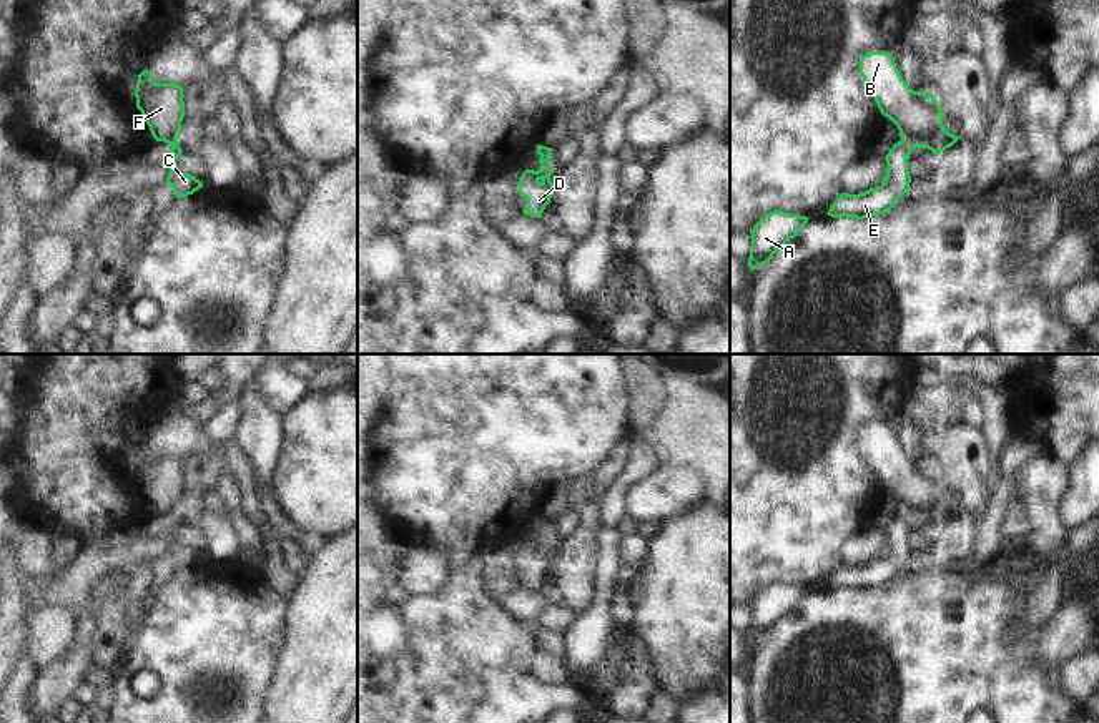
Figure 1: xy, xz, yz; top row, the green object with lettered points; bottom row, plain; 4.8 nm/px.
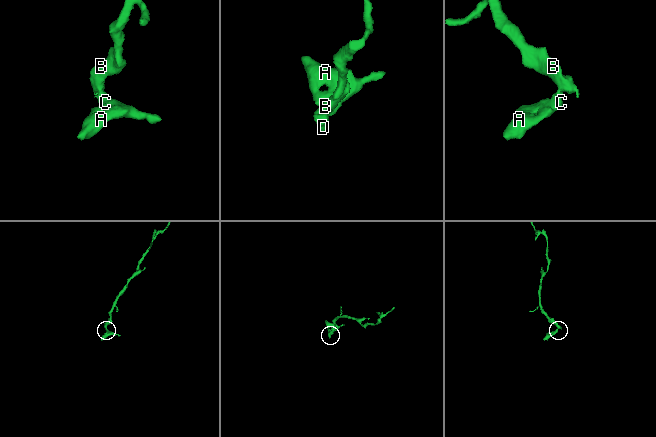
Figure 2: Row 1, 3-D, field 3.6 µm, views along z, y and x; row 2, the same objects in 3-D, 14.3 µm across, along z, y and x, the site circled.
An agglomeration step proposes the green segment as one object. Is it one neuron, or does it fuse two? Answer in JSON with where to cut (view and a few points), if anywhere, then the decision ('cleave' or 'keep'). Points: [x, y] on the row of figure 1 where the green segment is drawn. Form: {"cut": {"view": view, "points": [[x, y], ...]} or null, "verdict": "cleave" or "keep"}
{"cut": {"view": "yz", "points": [[901, 140], [911, 147]]}, "verdict": "cleave"}

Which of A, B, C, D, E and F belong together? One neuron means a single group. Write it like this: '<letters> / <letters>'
A C E / B D F

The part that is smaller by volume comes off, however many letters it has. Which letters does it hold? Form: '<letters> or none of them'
A, C, E

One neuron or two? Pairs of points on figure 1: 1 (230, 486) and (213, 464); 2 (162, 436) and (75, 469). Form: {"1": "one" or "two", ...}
{"1": "two", "2": "two"}

